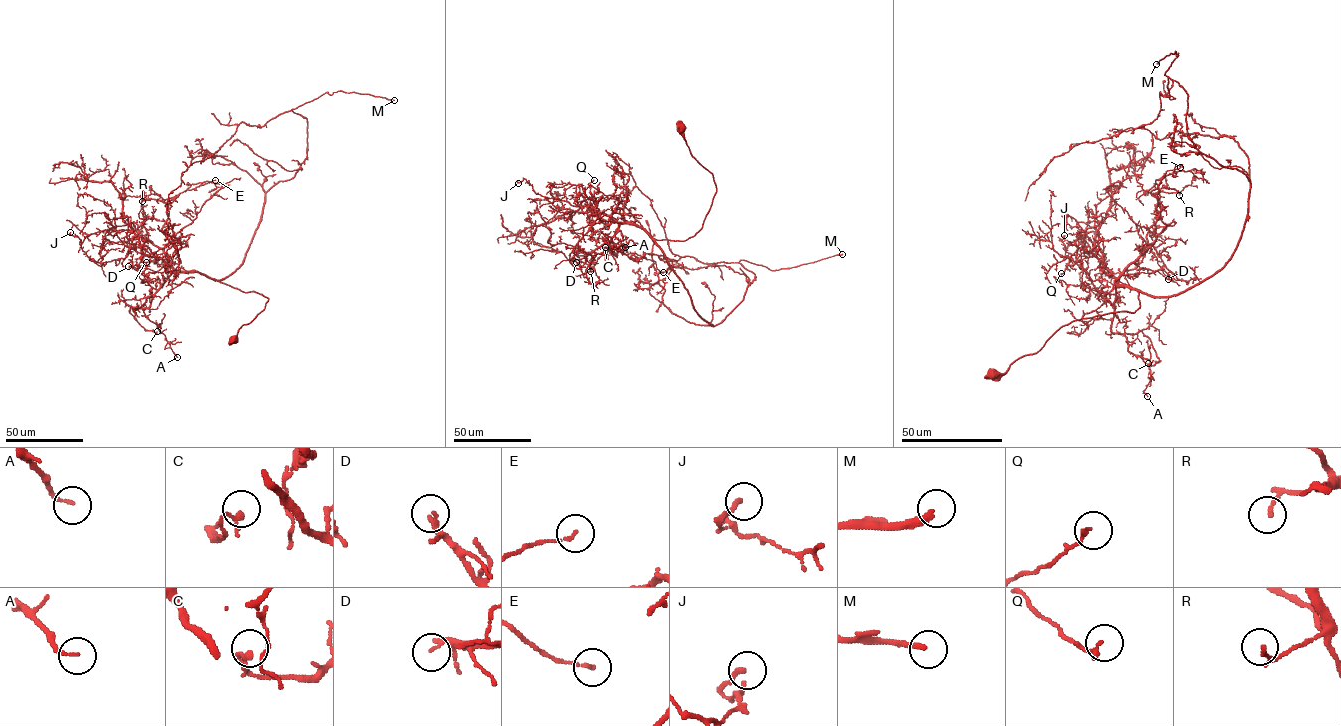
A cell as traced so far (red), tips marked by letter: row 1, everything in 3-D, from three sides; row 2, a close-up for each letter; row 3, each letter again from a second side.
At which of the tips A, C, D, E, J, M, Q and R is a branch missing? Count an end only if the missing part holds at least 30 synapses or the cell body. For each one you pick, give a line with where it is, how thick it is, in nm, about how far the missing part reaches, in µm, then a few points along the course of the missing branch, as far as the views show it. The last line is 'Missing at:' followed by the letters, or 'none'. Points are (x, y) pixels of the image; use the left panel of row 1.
D: at (128, 266); 190 nm thick; about 40 µm are missing; missing branch runs (128, 266), (120, 272), (123, 266), (134, 268)
M: at (394, 100); 240 nm thick; about 110 µm are missing
Missing at: D, M

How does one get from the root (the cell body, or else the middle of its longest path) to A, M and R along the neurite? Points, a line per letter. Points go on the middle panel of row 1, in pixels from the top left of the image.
A: (682, 127), (716, 188), (702, 227), (674, 241), (626, 223), (597, 218), (591, 226), (613, 248), (625, 247)
M: (682, 127), (716, 191), (693, 236), (653, 240), (706, 321), (755, 277), (742, 259), (778, 270), (842, 254)
R: (682, 127), (716, 188), (702, 227), (674, 241), (621, 224), (610, 247), (616, 257), (607, 251), (590, 271)

